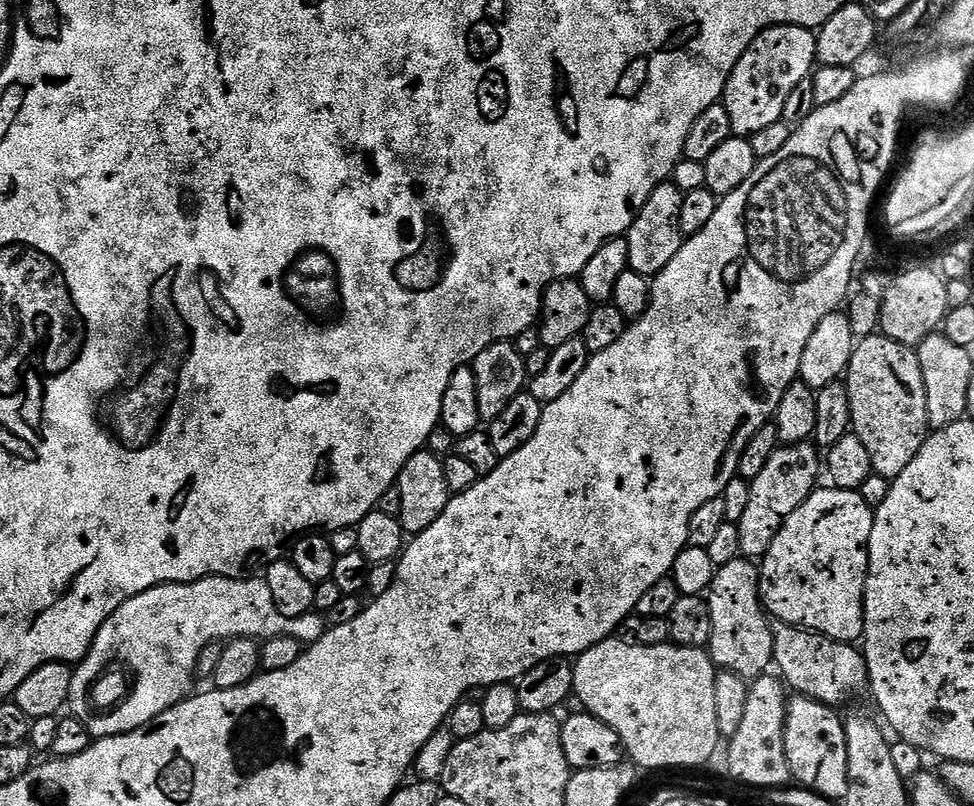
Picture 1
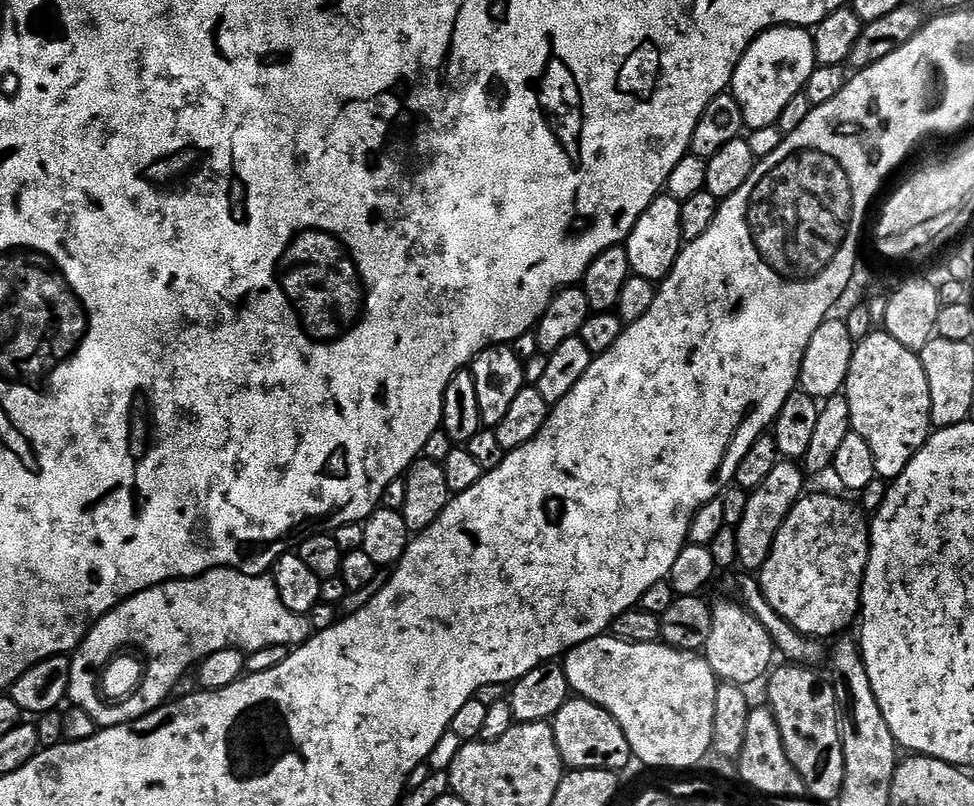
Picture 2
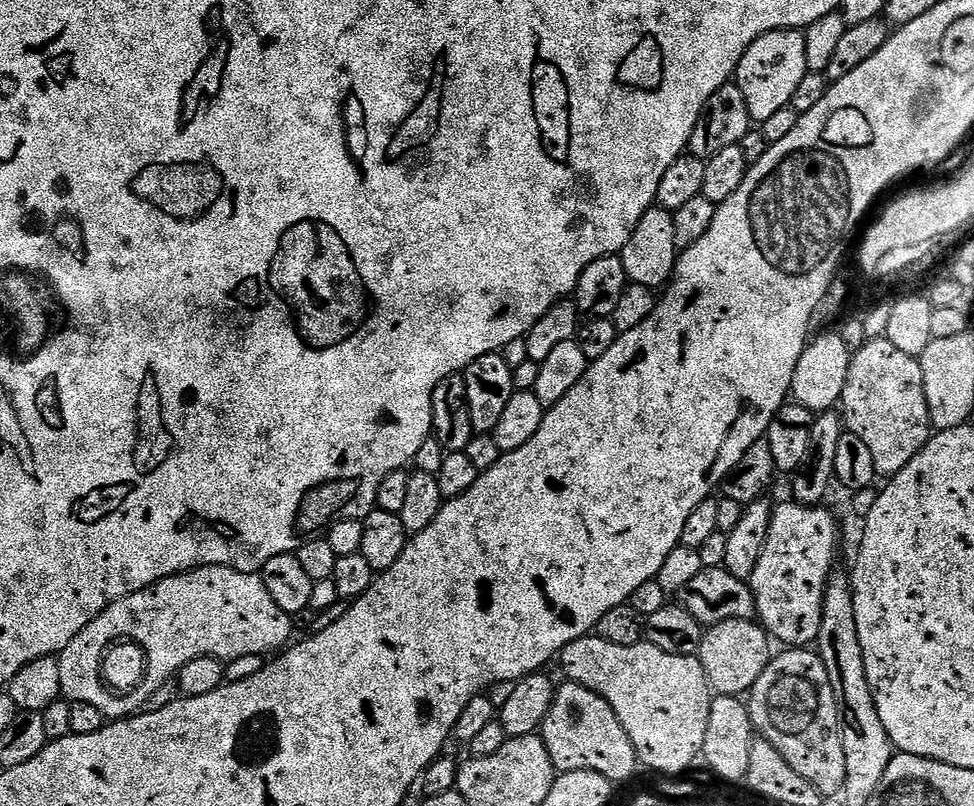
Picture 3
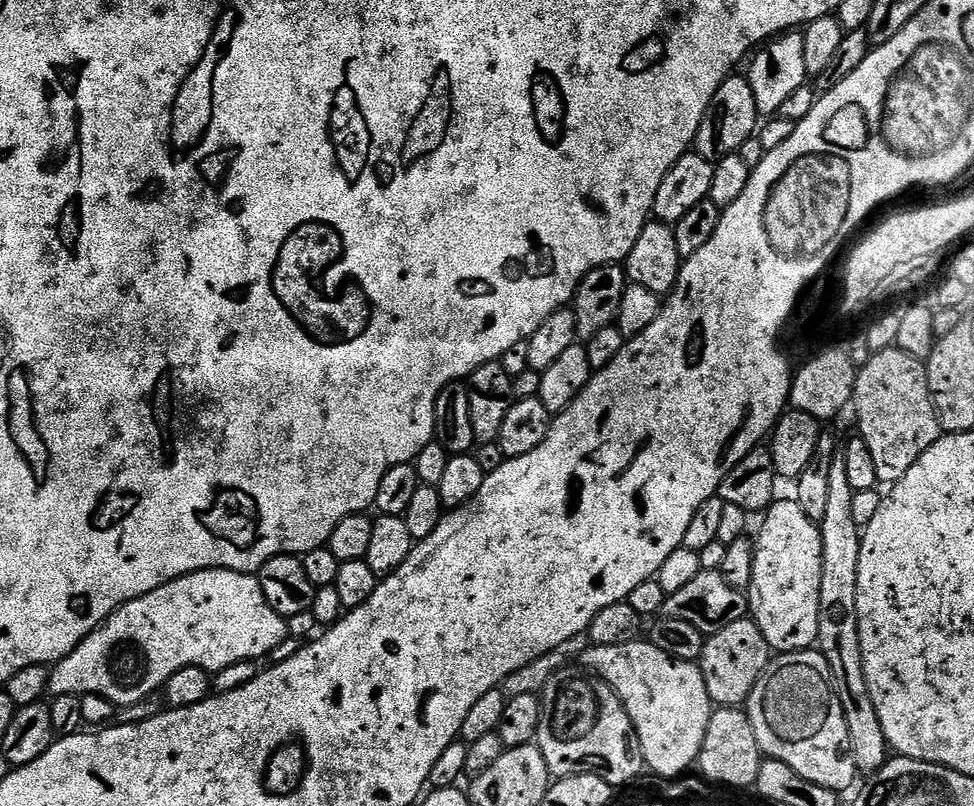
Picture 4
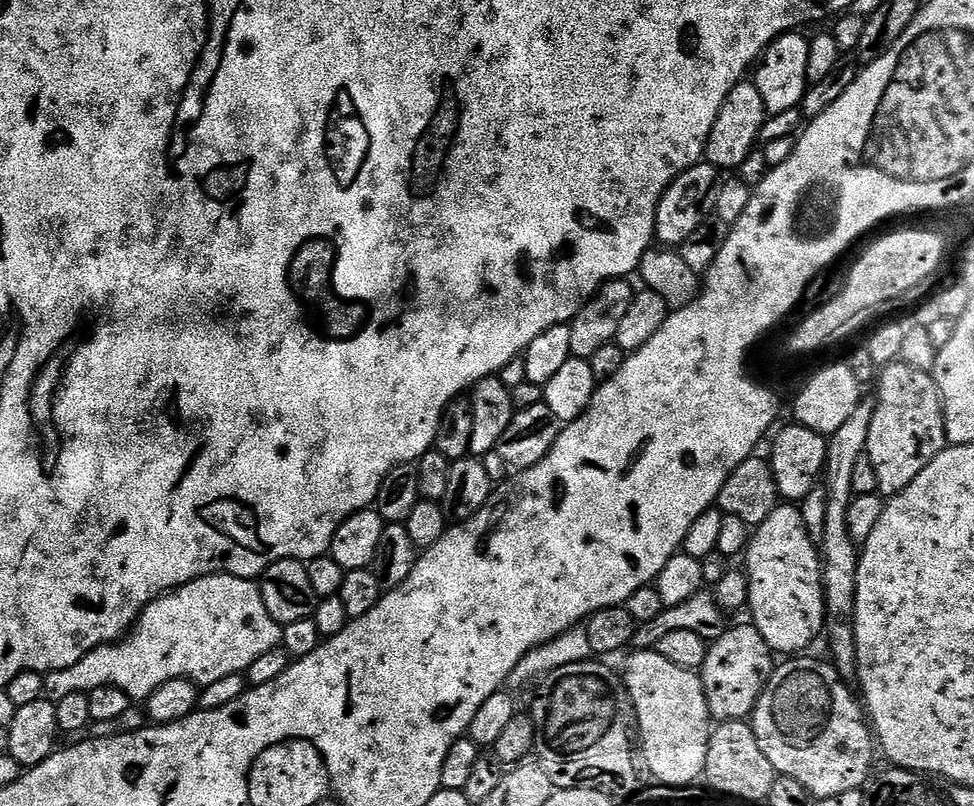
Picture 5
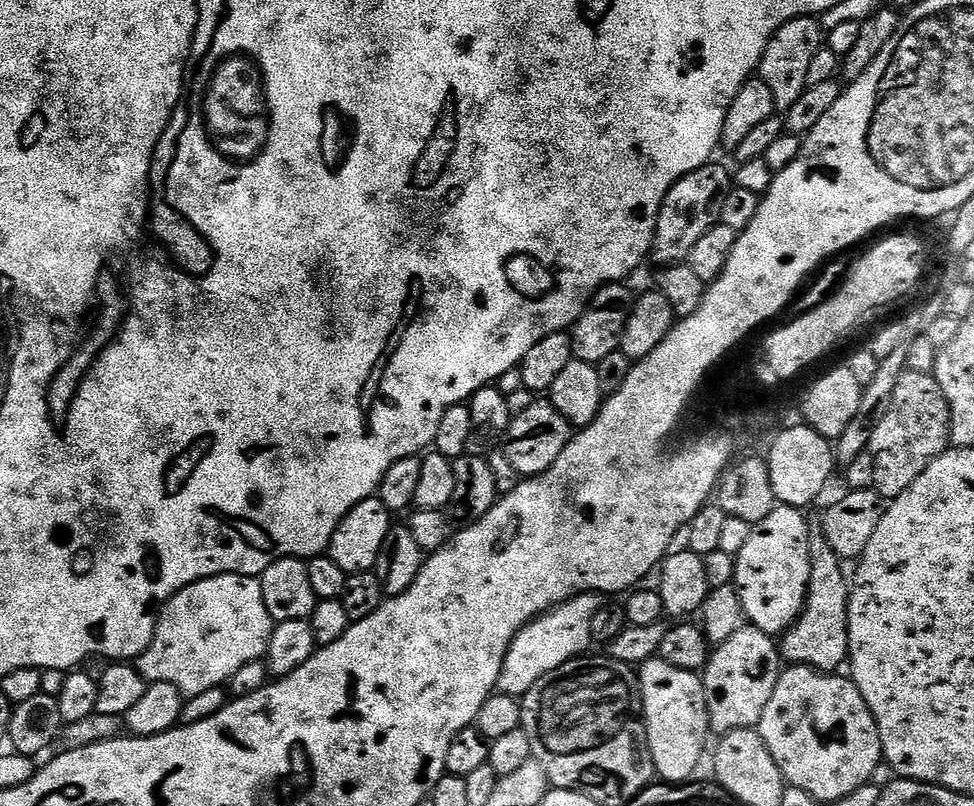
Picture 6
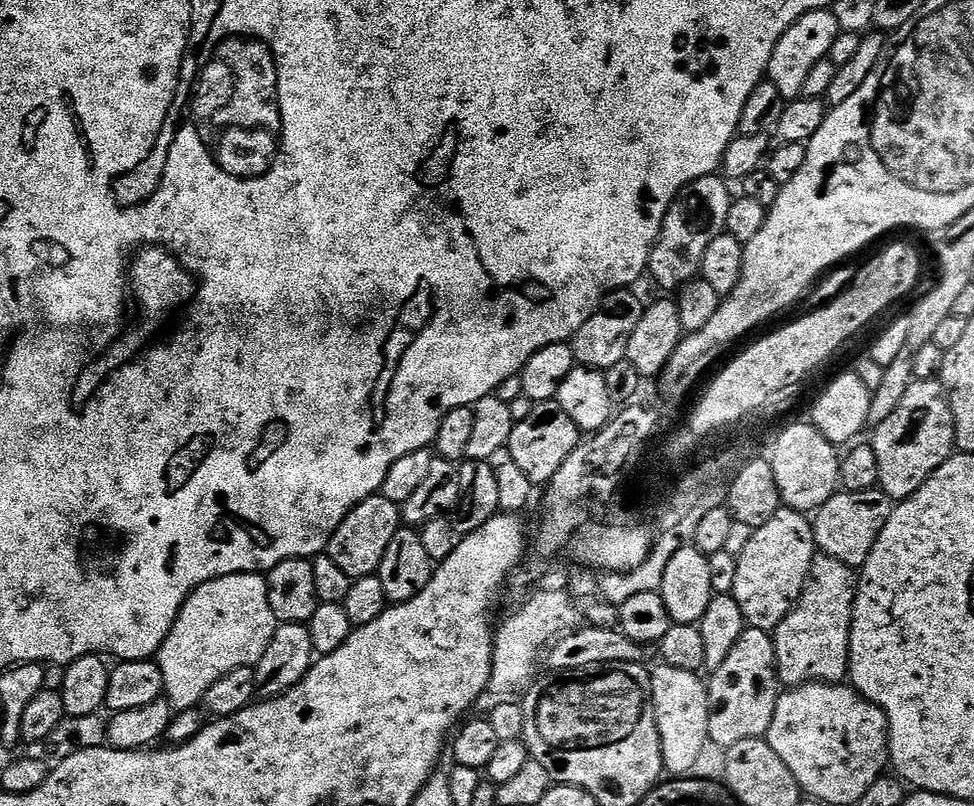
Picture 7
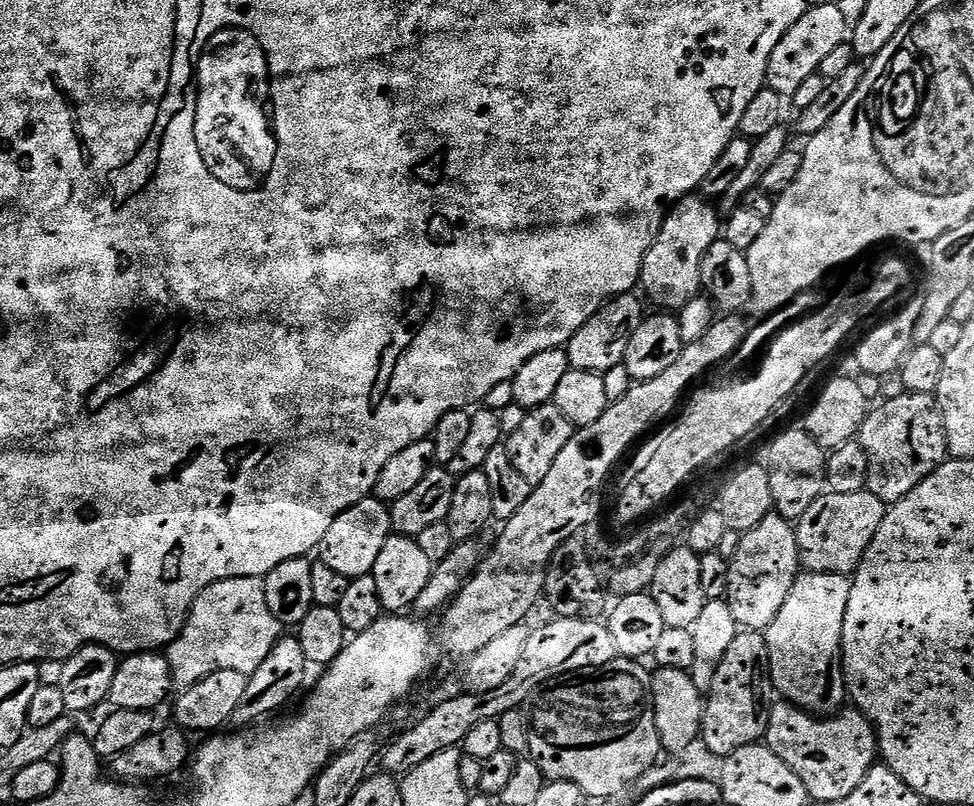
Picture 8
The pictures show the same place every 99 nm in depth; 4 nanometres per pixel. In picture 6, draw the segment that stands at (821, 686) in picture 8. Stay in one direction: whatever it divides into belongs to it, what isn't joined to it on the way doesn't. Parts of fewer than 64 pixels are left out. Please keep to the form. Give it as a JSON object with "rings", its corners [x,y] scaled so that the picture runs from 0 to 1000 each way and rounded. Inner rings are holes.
{"rings":[[[838,648],[831,654],[832,722],[830,741],[817,773],[804,785],[803,814],[810,825],[829,824],[843,834],[861,830],[862,823],[871,819],[871,741],[873,715],[867,711],[868,696],[852,677],[846,661],[845,649]]]}

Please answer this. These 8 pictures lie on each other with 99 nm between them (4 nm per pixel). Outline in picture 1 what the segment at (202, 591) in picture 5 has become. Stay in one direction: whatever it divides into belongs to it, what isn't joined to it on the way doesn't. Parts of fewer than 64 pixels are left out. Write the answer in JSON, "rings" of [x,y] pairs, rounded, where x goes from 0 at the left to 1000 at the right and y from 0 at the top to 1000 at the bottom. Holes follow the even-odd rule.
{"rings":[[[214,715],[194,725],[163,725],[125,747],[125,752],[121,752],[121,757],[117,757],[117,762],[103,778],[92,806],[77,825],[69,877],[72,883],[74,878],[73,887],[77,892],[85,898],[89,896],[92,876],[84,873],[86,861],[82,856],[105,831],[107,821],[117,816],[133,821],[136,829],[121,839],[127,849],[123,883],[103,901],[90,902],[94,916],[124,913],[150,902],[155,893],[193,867],[198,857],[198,829],[203,814],[220,792],[300,789],[303,794],[316,797],[332,789],[334,783],[334,766],[323,758],[310,767],[290,767],[285,752],[281,752],[277,727],[269,717]]]}

